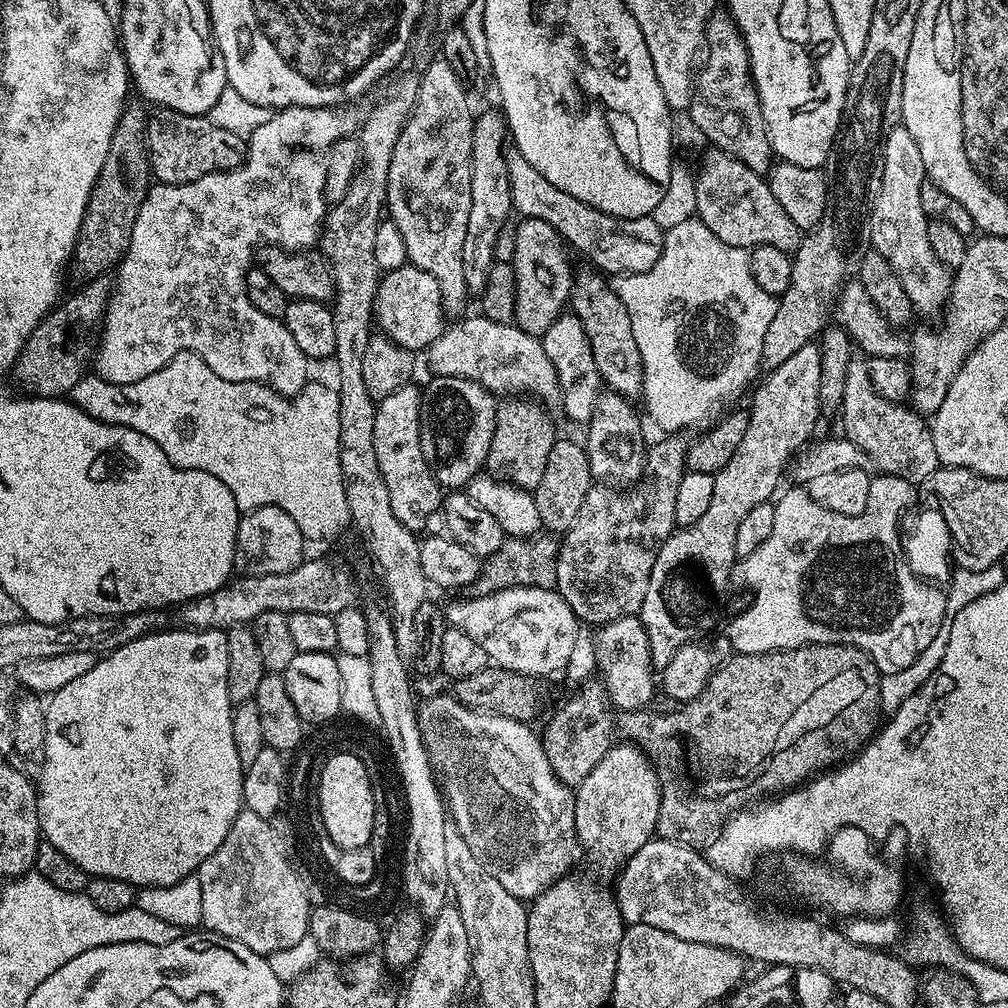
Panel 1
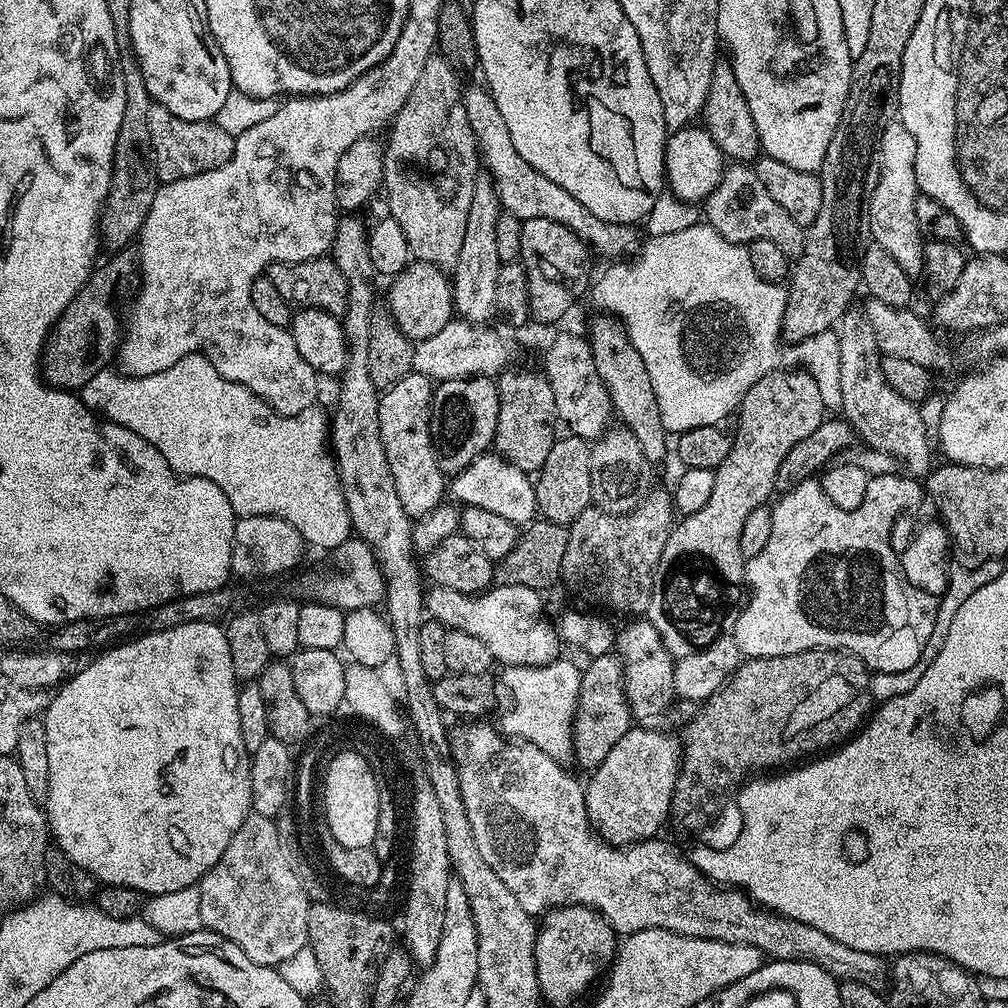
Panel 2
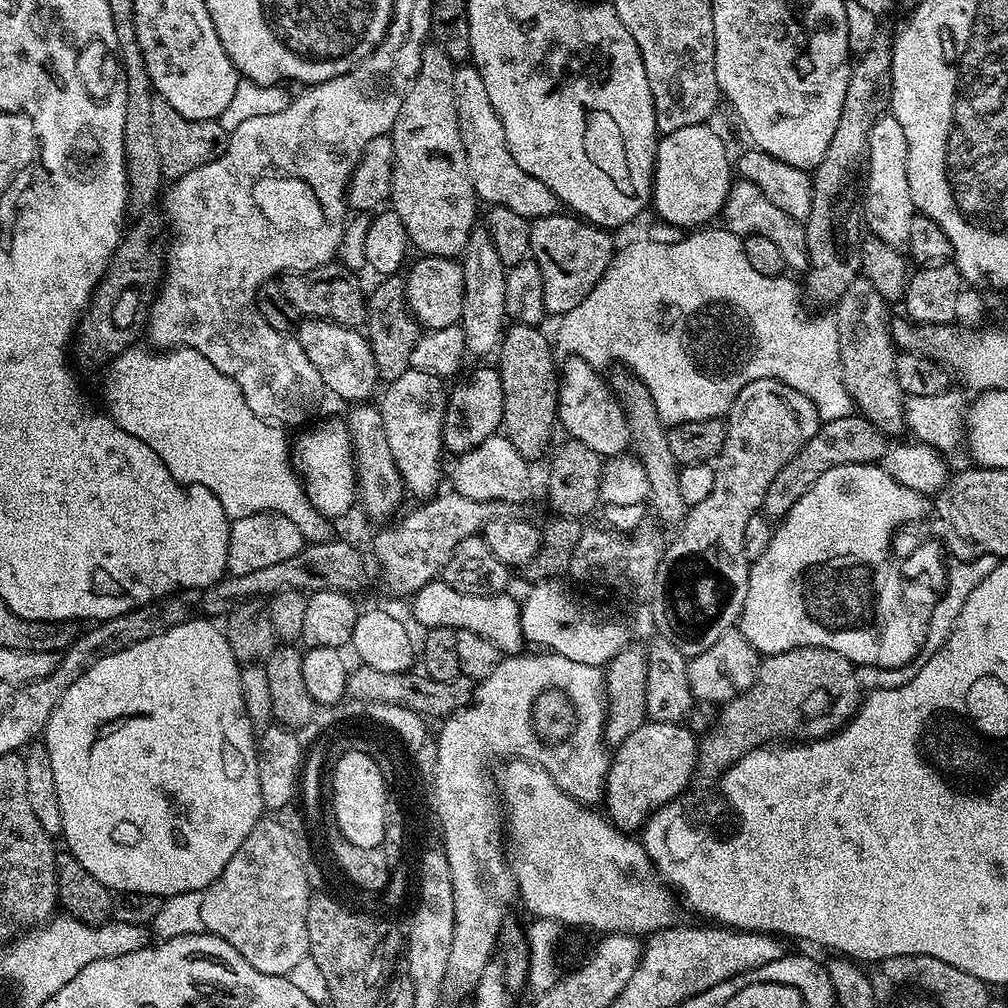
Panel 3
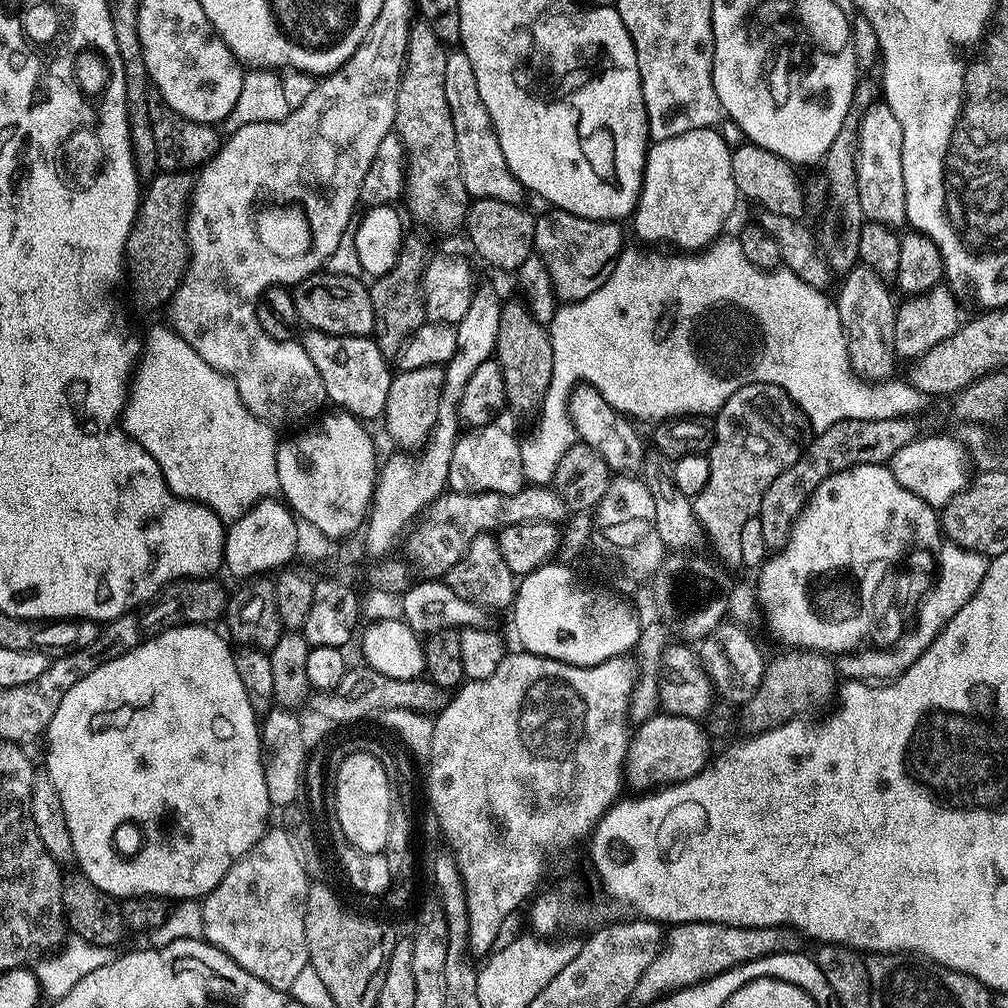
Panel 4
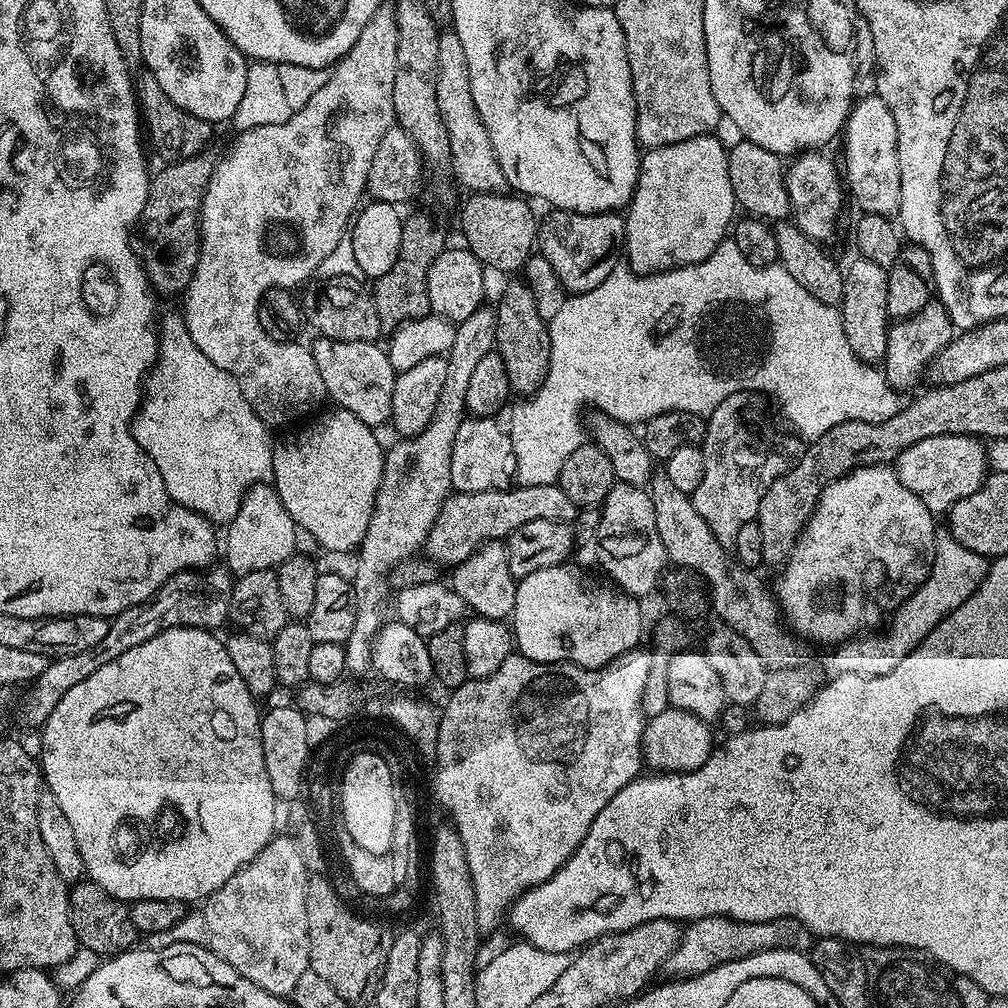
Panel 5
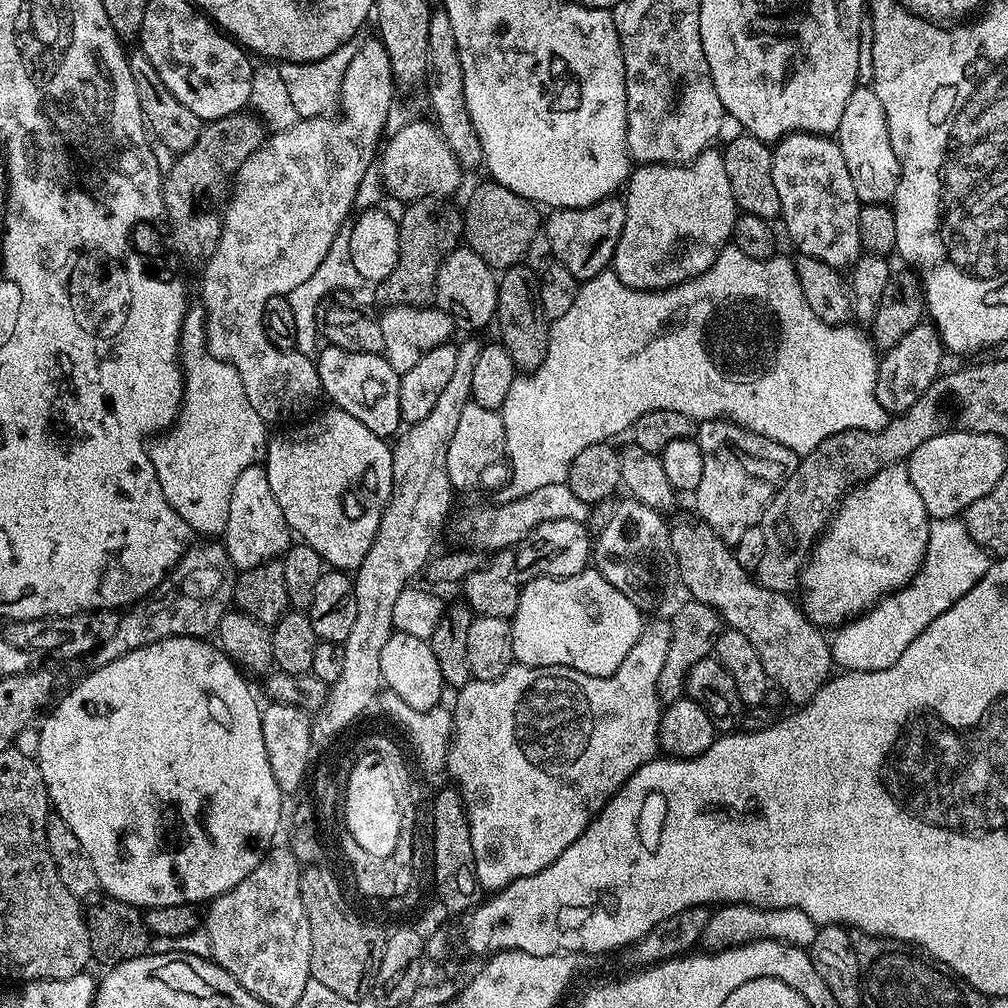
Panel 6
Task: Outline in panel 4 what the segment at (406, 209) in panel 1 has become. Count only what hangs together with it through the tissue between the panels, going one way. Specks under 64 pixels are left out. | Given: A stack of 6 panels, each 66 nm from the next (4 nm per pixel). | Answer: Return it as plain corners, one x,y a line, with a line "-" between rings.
423,22
413,23
412,33
408,39
408,59
404,65
404,77
400,80
400,89
396,99
395,135
404,143
406,157
406,179
404,181
403,199
408,199
407,215
433,228
436,232
456,232
465,227
468,218
470,197
462,182
462,170
458,162
458,142
454,138
454,122
450,106
446,102
446,58
449,49

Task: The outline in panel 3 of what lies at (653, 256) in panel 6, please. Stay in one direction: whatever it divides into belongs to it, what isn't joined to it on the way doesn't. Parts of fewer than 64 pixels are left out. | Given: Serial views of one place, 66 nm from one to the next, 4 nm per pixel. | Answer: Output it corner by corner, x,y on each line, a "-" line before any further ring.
711,123
686,126
682,130
663,133
656,141
656,170
652,174
651,207
668,224
680,230
696,230
708,226
721,215
728,192
734,183
734,164
728,161
728,148
724,140
712,129

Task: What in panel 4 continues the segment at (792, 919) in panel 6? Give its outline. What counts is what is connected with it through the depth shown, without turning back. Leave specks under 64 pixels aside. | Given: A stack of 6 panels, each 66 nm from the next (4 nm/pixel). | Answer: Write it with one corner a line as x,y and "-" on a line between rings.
710,922
673,924
667,929
660,953
646,966
634,995
635,1003
655,1005
656,1001
683,988
706,982
734,966
751,960
766,958
770,954
790,954
801,951
801,933
787,926
726,926

